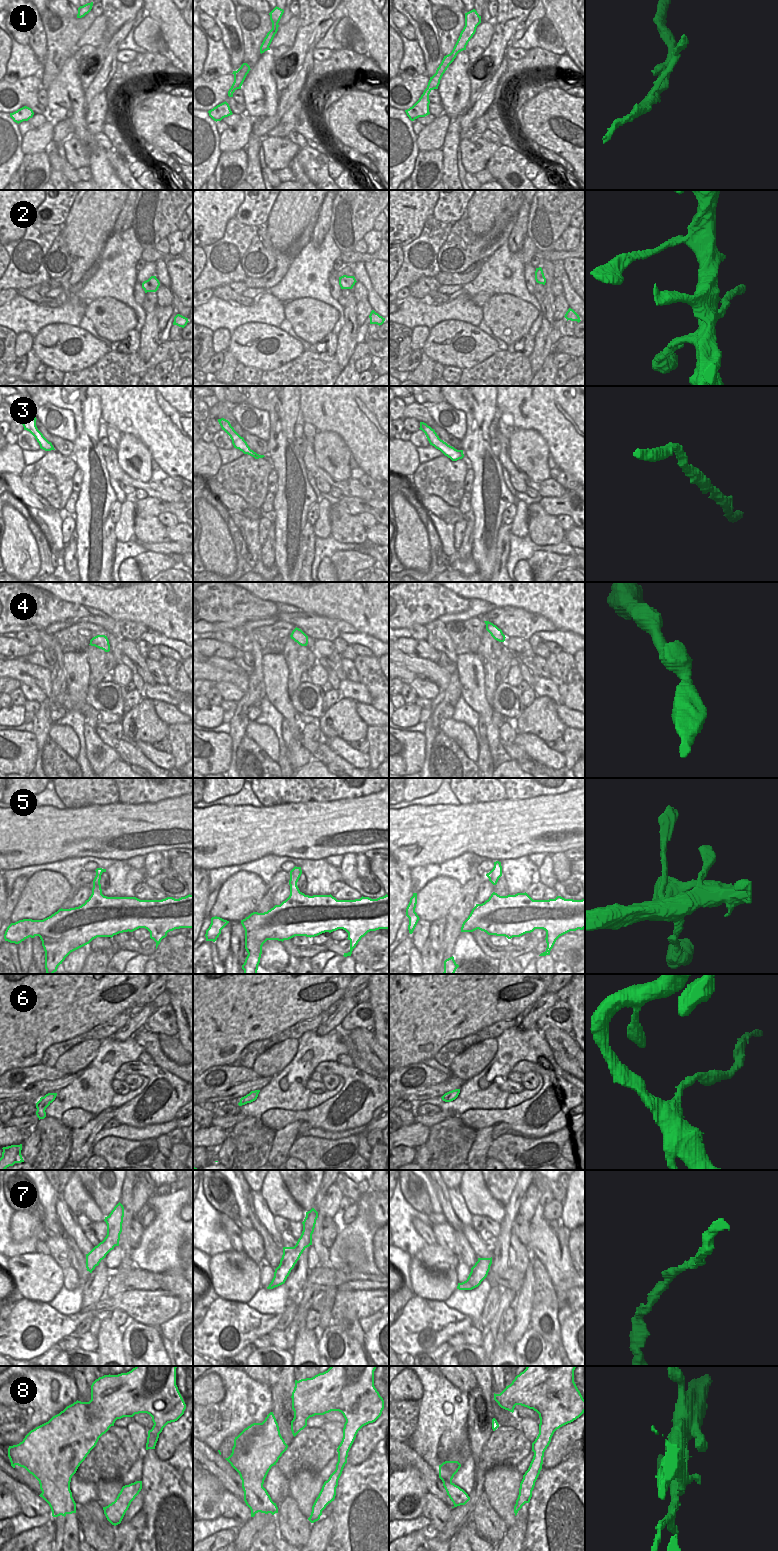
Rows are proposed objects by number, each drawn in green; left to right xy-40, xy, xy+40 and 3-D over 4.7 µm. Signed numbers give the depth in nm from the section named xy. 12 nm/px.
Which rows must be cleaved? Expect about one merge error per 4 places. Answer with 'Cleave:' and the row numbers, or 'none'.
Cleave: 1, 2, 6, 8

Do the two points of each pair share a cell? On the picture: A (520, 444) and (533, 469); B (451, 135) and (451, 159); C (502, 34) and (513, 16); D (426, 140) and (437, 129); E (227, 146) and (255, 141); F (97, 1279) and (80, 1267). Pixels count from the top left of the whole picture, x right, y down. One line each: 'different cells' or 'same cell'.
A: same cell
B: same cell
C: same cell
D: same cell
E: different cells
F: different cells

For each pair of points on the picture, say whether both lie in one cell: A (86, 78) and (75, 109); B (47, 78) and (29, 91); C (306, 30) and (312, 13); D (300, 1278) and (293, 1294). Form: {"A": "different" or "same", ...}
{"A": "different", "B": "different", "C": "same", "D": "same"}

